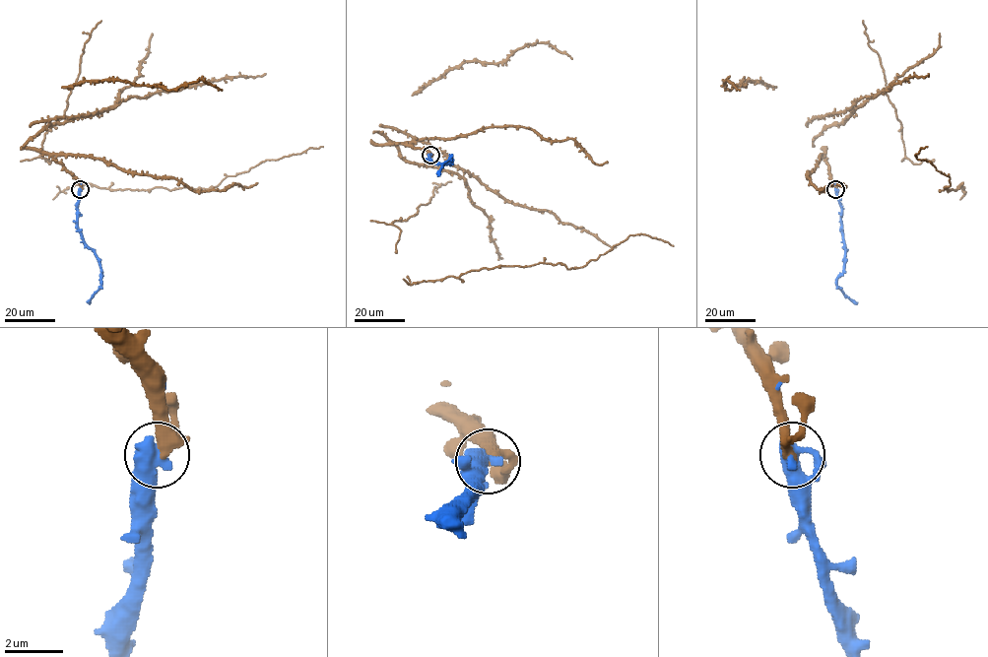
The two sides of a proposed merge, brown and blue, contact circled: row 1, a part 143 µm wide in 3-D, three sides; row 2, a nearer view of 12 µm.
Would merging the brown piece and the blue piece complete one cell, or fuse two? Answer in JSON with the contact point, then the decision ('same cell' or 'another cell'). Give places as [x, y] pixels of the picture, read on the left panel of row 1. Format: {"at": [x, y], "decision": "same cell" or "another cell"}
{"at": [80, 189], "decision": "same cell"}

